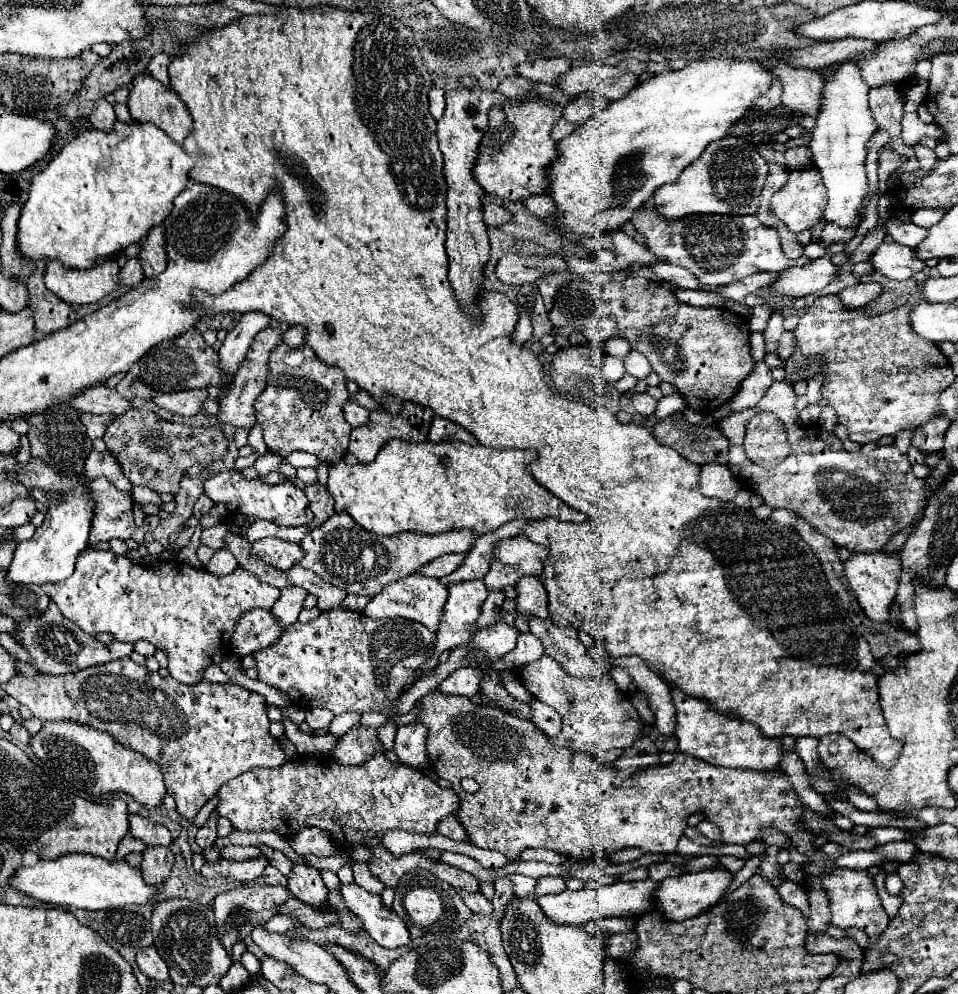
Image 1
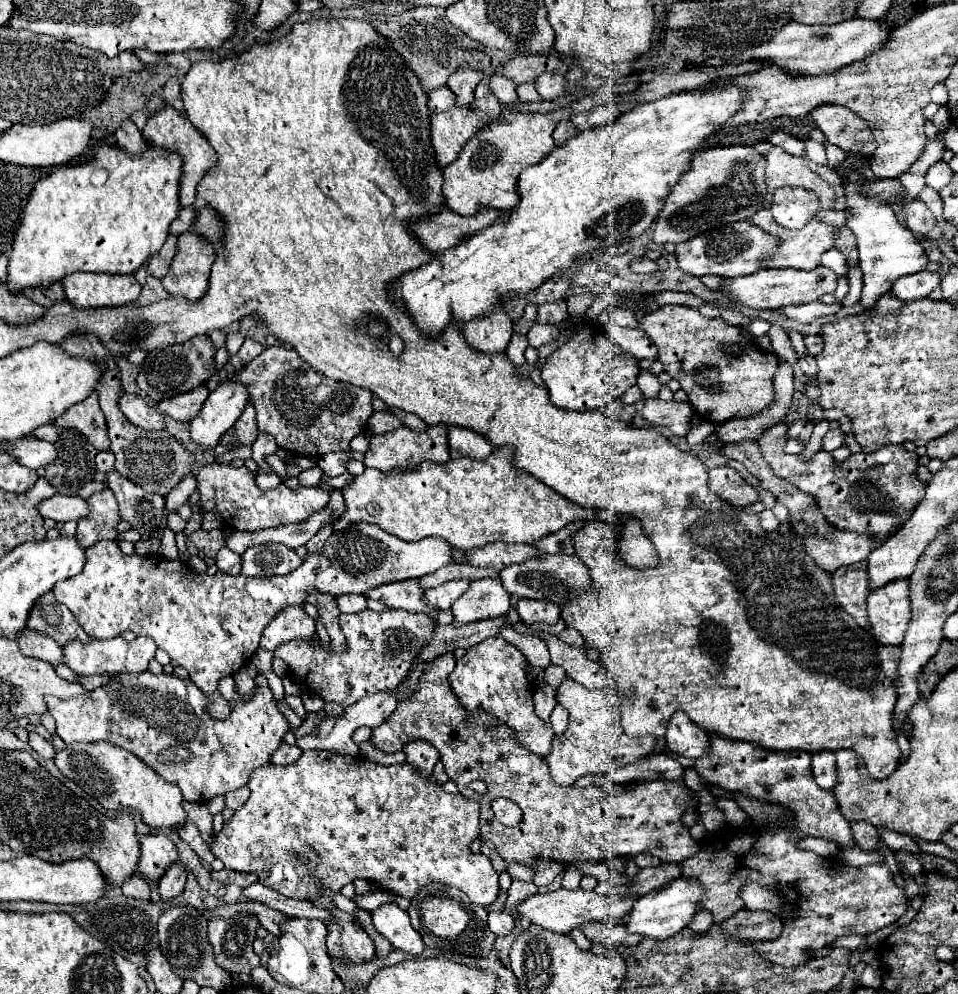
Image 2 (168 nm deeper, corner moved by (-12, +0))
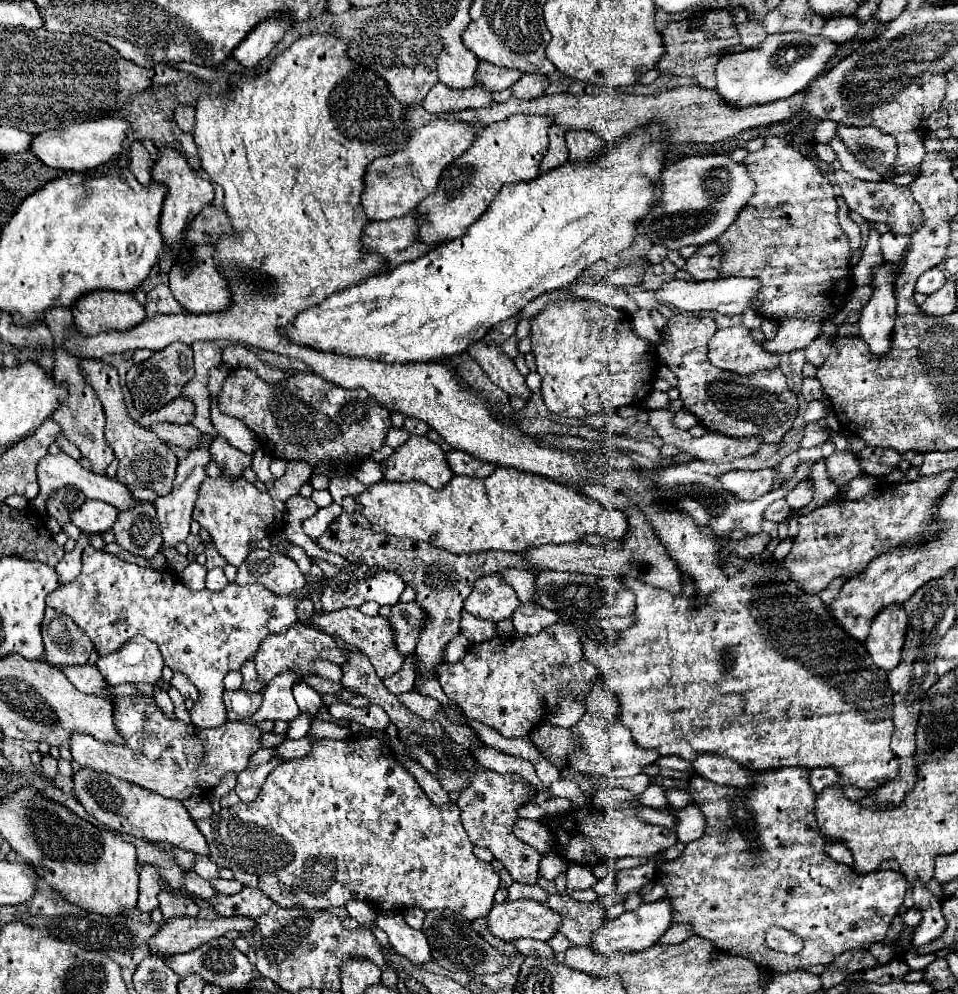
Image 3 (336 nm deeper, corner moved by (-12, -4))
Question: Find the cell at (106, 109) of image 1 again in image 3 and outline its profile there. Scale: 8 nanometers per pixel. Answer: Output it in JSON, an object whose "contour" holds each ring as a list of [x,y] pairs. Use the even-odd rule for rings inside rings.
{"contour":[[[134,141],[130,147],[130,171],[134,173],[134,177],[142,183],[148,185],[150,179],[150,167],[152,167],[152,157],[146,151],[146,147],[140,141]]]}

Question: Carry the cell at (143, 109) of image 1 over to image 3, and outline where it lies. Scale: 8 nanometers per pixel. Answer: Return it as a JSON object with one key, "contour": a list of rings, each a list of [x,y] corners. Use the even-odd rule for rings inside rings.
{"contour":[[[160,147],[158,149],[158,161],[152,165],[152,179],[158,183],[164,183],[168,187],[168,195],[162,207],[162,217],[160,217],[160,231],[164,237],[164,243],[174,249],[178,257],[188,253],[188,245],[184,243],[184,229],[186,225],[214,199],[214,187],[210,181],[198,177],[198,171],[190,167],[188,159],[180,151],[170,151],[170,147]]]}

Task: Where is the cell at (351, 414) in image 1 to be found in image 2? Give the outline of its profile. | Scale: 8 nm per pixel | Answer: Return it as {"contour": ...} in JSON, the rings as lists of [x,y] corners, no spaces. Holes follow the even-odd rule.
{"contour":[[[374,413],[368,421],[368,427],[374,435],[382,435],[382,433],[390,433],[398,427],[402,427],[400,417],[392,415],[392,413]]]}

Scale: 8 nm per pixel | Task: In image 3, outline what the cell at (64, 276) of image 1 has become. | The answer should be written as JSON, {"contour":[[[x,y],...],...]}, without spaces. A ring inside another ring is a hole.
{"contour":[[[90,291],[72,305],[72,315],[74,325],[84,335],[96,335],[110,329],[130,329],[146,317],[146,311],[136,301],[134,293]]]}

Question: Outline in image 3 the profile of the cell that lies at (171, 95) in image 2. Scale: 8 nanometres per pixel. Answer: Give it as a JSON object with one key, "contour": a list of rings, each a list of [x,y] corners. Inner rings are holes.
{"contour":[[[178,107],[178,111],[174,111],[174,119],[182,131],[190,133],[194,127],[194,107]]]}

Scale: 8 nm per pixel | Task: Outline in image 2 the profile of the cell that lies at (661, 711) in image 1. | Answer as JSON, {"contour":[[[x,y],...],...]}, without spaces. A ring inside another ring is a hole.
{"contour":[[[678,711],[678,715],[672,715],[672,719],[668,723],[666,747],[668,747],[668,751],[672,751],[676,755],[682,755],[688,759],[698,759],[698,757],[708,755],[710,737],[700,727],[694,727],[694,723],[690,723],[690,719],[686,719],[686,715],[682,715],[682,711]]]}

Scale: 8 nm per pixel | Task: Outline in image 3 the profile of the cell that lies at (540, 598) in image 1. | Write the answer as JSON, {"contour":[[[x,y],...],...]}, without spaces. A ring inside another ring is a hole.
{"contour":[[[528,603],[528,605],[520,605],[514,615],[512,615],[512,621],[514,621],[514,629],[522,635],[534,635],[542,629],[546,629],[548,625],[556,623],[560,617],[554,613],[554,611],[548,611],[540,605],[534,605],[534,603]]]}

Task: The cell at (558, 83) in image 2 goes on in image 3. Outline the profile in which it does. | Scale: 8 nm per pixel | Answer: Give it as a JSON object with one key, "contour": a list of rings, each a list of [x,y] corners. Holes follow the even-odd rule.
{"contour":[[[526,73],[520,77],[520,81],[514,83],[512,91],[514,91],[514,97],[520,97],[520,99],[536,99],[536,97],[544,95],[548,85],[550,85],[550,81],[546,75]]]}

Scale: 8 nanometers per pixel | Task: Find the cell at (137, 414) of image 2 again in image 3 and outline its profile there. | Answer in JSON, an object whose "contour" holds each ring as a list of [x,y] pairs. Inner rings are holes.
{"contour":[[[154,423],[150,429],[158,439],[162,439],[168,445],[178,445],[184,449],[196,447],[200,441],[200,431],[194,425],[178,425],[178,423]]]}

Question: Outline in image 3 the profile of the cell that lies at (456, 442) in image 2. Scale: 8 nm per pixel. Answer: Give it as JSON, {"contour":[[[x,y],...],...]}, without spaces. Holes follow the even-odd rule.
{"contour":[[[450,449],[446,453],[448,465],[452,467],[452,471],[456,475],[472,475],[472,477],[488,477],[492,475],[492,471],[496,469],[496,465],[486,463],[486,461],[478,461],[476,457],[472,457],[466,451],[458,451],[458,449]]]}

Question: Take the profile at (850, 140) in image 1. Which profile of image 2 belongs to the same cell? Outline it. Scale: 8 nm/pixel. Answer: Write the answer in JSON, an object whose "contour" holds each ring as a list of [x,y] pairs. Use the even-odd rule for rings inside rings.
{"contour":[[[848,173],[842,177],[844,181],[844,201],[850,209],[846,225],[854,231],[858,241],[858,253],[860,253],[860,269],[864,273],[864,289],[862,289],[862,309],[872,311],[876,307],[876,301],[894,285],[894,281],[902,275],[912,275],[924,269],[928,257],[922,249],[922,245],[914,239],[914,235],[898,223],[894,211],[886,207],[884,203],[878,203],[878,199],[866,199],[866,195],[858,195],[858,179],[864,179],[860,173]]]}

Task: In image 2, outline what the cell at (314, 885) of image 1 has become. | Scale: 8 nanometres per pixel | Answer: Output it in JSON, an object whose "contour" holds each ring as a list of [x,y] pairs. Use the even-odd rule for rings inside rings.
{"contour":[[[332,911],[334,921],[330,925],[330,935],[326,937],[328,953],[332,959],[340,959],[348,965],[366,963],[376,957],[374,943],[368,933],[354,925],[354,917],[346,911]]]}

